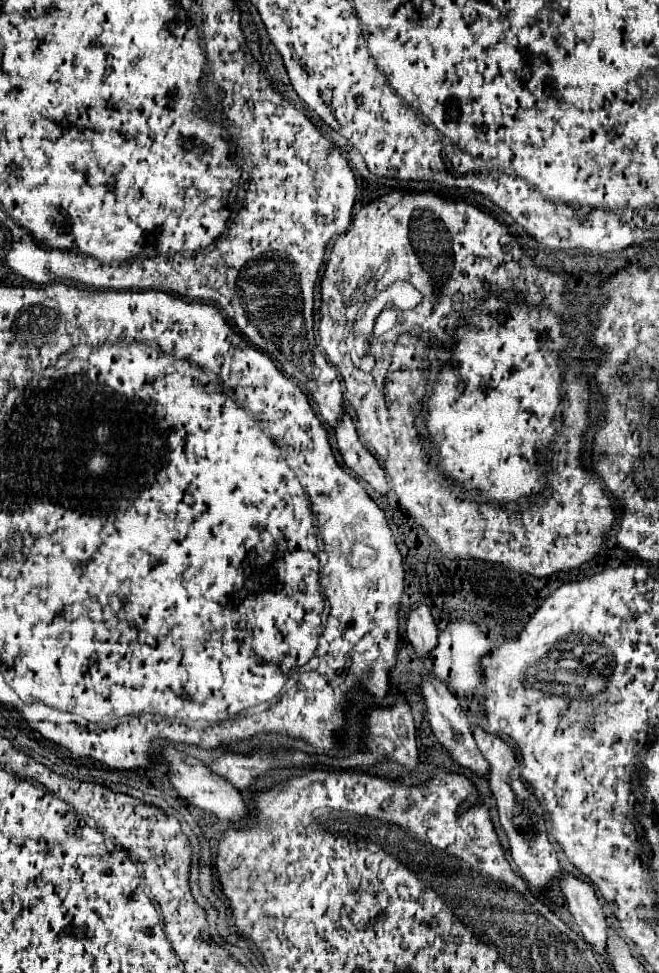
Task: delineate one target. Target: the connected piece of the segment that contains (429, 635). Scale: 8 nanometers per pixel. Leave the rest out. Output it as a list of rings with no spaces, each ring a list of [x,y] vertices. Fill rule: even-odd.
[[[424,597],[408,613],[406,635],[408,635],[408,641],[414,645],[418,655],[424,655],[424,653],[432,651],[432,647],[436,647],[438,629],[436,629],[436,623],[434,623],[432,615],[430,615],[428,605],[424,603]]]

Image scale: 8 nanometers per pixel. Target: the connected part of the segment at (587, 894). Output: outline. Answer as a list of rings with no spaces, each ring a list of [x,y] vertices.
[[[570,871],[560,873],[560,889],[562,895],[570,907],[570,913],[574,915],[574,921],[578,923],[584,939],[594,947],[596,953],[604,955],[604,943],[606,943],[606,915],[602,911],[602,905],[596,897],[594,887],[576,877]]]

